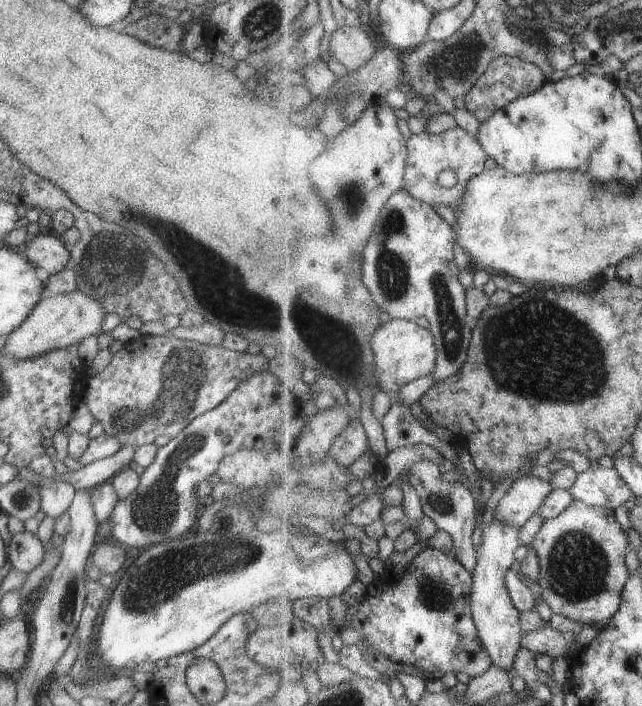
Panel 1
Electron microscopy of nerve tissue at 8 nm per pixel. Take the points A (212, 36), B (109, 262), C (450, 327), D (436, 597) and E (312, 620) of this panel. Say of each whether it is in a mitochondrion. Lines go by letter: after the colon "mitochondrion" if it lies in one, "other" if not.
A: other
B: mitochondrion
C: mitochondrion
D: mitochondrion
E: other

